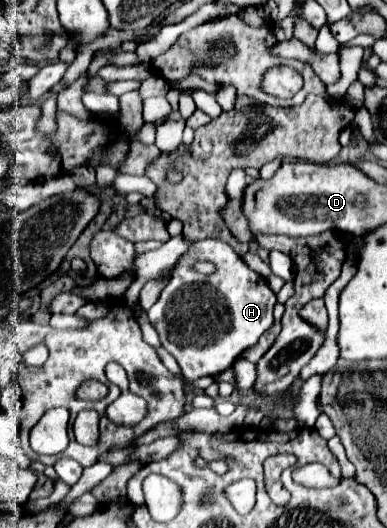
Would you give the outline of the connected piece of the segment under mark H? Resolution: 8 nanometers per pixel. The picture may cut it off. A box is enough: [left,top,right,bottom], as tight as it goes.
[148,240,276,380]

